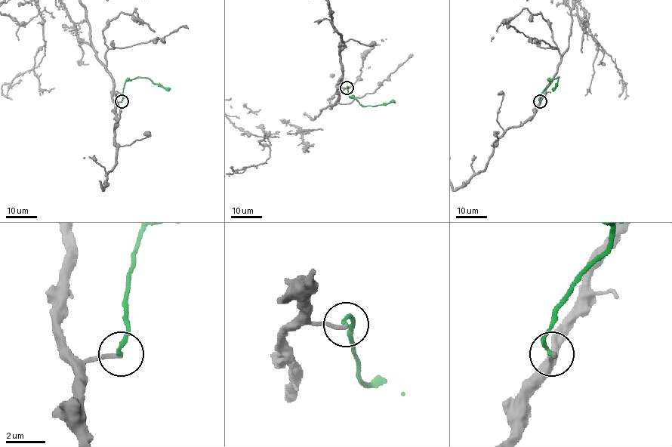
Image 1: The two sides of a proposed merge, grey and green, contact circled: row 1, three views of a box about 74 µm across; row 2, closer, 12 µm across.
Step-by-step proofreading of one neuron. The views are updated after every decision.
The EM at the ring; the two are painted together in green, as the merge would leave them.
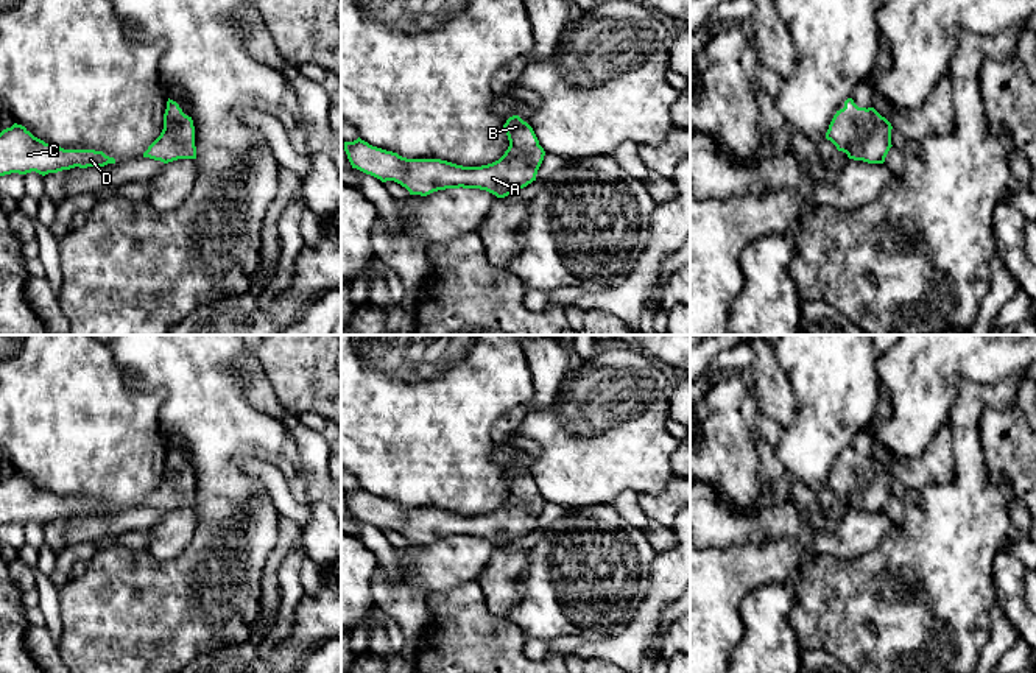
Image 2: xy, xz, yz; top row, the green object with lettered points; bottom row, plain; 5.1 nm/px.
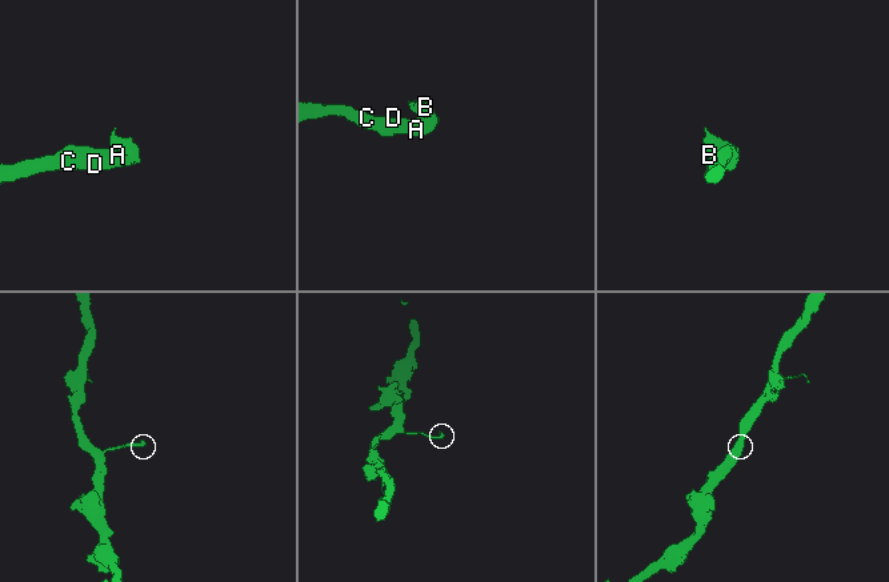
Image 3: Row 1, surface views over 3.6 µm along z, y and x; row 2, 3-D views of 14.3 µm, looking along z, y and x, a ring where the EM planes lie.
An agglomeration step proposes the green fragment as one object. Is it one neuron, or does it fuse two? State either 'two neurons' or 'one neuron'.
one neuron

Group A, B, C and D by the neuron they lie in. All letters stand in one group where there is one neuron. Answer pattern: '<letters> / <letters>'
A B C D

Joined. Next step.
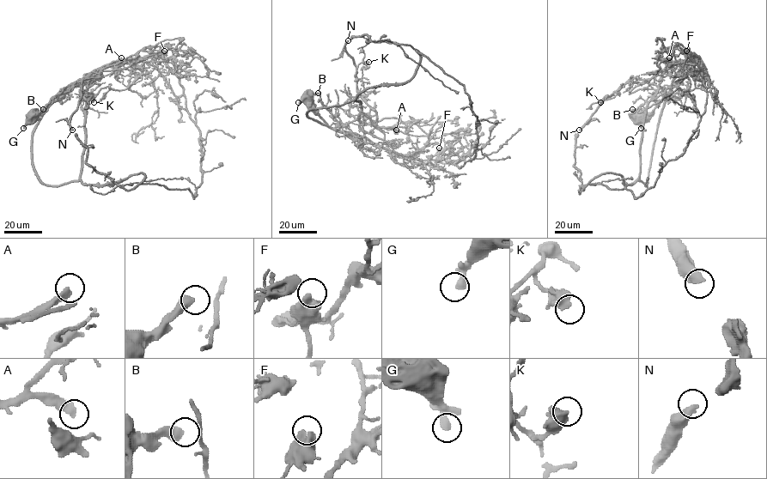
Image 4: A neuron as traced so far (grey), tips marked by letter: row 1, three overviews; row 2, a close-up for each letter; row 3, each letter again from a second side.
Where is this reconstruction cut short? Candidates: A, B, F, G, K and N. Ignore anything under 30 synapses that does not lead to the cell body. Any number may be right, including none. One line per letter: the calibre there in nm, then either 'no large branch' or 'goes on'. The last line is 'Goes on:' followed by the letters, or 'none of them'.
A: calibre 420 nm; goes on
B: calibre 480 nm; no large branch
F: calibre 500 nm; no large branch
G: calibre 280 nm; no large branch
K: calibre 400 nm; no large branch
N: calibre 440 nm; no large branch
Goes on: A

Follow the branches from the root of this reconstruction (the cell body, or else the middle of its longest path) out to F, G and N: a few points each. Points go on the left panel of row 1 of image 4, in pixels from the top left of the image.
F: (33, 117), (35, 118), (54, 98), (64, 94), (97, 69), (125, 60), (154, 57), (164, 51)
G: (33, 117), (23, 128)
N: (33, 117), (35, 118), (54, 98), (80, 86), (74, 82), (85, 78), (81, 99), (70, 119), (72, 130)

